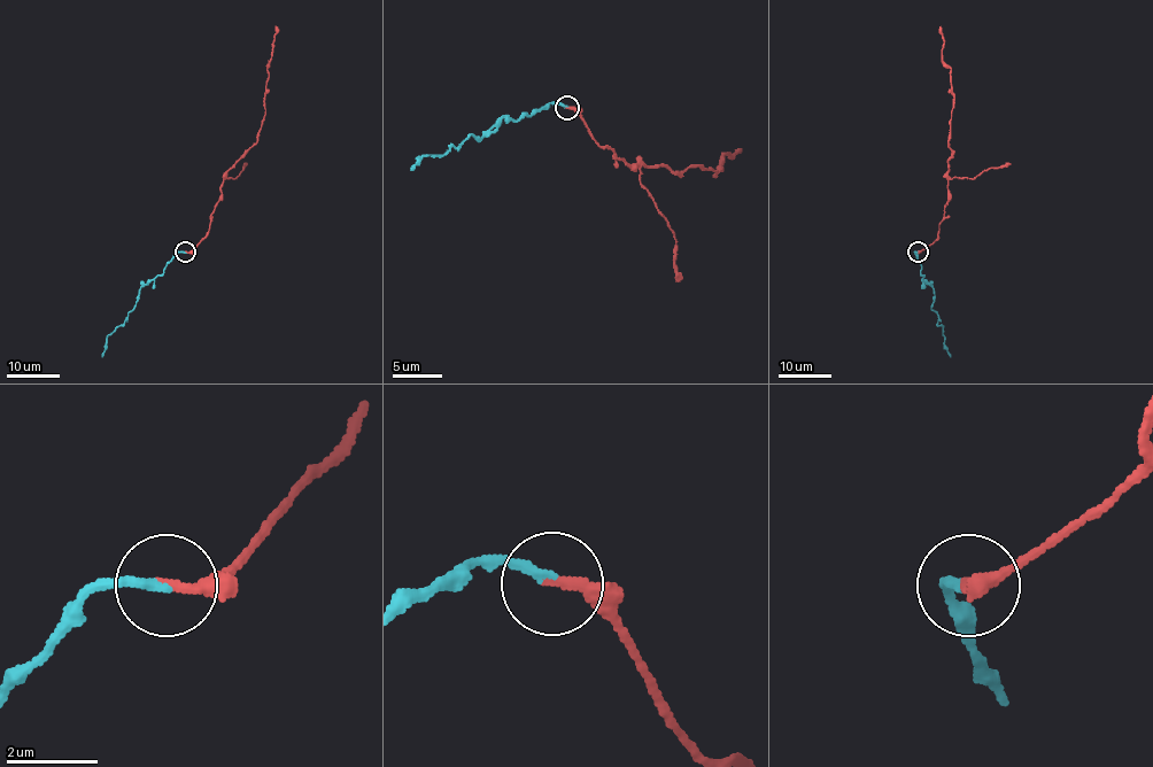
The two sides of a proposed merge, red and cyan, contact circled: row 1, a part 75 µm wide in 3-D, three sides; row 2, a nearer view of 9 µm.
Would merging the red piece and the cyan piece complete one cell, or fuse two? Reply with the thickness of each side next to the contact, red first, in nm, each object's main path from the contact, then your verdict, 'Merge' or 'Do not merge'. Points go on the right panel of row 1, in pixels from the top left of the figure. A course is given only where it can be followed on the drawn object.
Thickness 260 nm (red) against 190 nm. Course of red: (917, 252), (938, 237), (948, 196), (954, 93), (950, 69), (942, 61), (943, 37), (939, 26). Course of cyan: (917, 252), (922, 279), (934, 288), (931, 309), (942, 326), (944, 348), (950, 356). Merge

